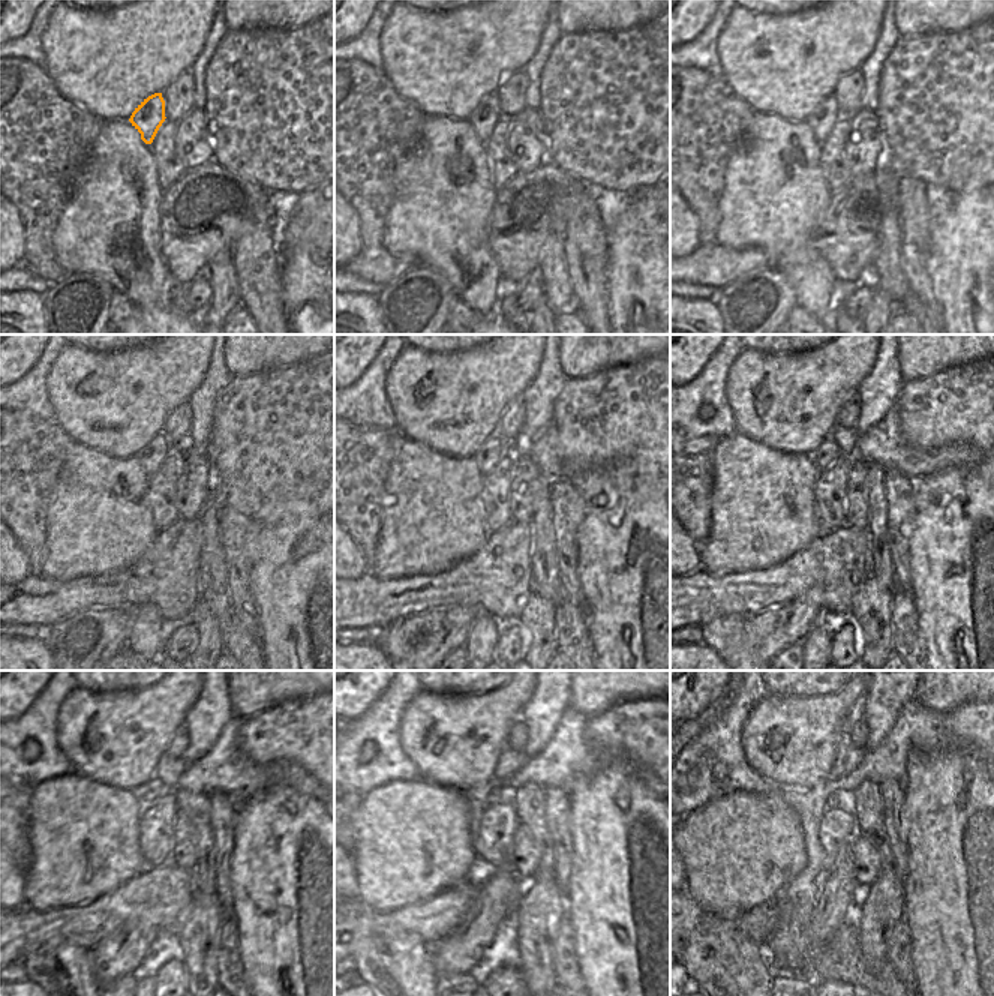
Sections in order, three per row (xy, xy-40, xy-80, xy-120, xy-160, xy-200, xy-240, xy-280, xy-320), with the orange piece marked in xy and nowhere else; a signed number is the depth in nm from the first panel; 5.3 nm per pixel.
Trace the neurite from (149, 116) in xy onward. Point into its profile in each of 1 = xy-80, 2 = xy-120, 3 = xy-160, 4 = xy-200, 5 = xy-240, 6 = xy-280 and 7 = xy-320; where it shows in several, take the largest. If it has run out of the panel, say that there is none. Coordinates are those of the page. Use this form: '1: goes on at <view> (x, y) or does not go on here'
1: goes on at xy-80 (822, 120)
2: goes on at xy-120 (152, 458)
3: goes on at xy-160 (495, 447)
4: goes on at xy-200 (826, 453)
5: goes on at xy-240 (153, 791)
6: goes on at xy-280 (498, 795)
7: goes on at xy-320 (832, 803)

